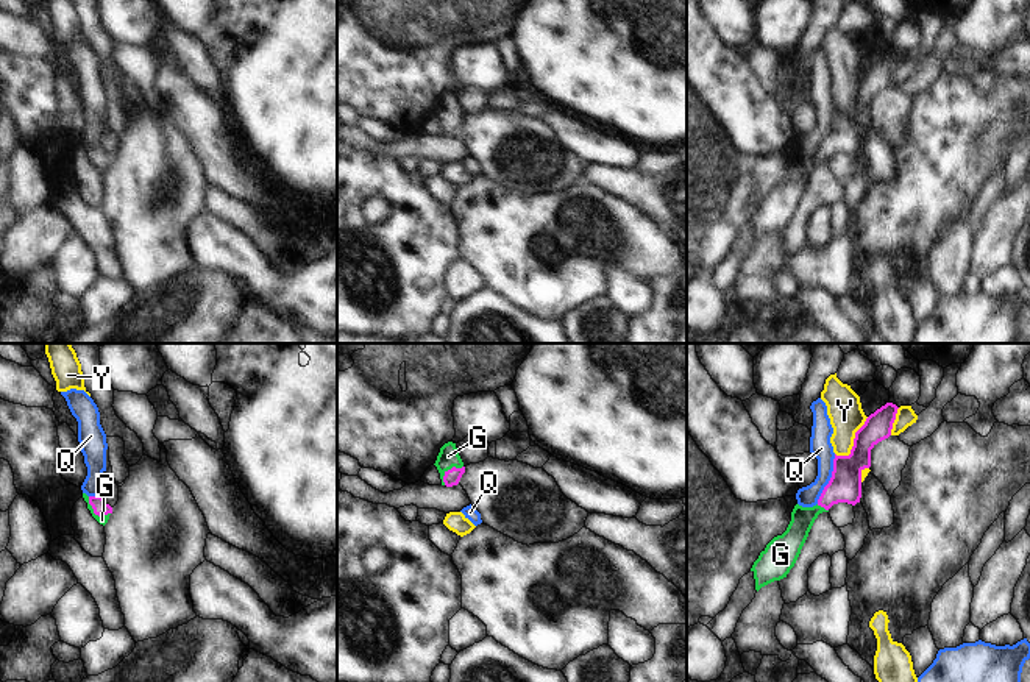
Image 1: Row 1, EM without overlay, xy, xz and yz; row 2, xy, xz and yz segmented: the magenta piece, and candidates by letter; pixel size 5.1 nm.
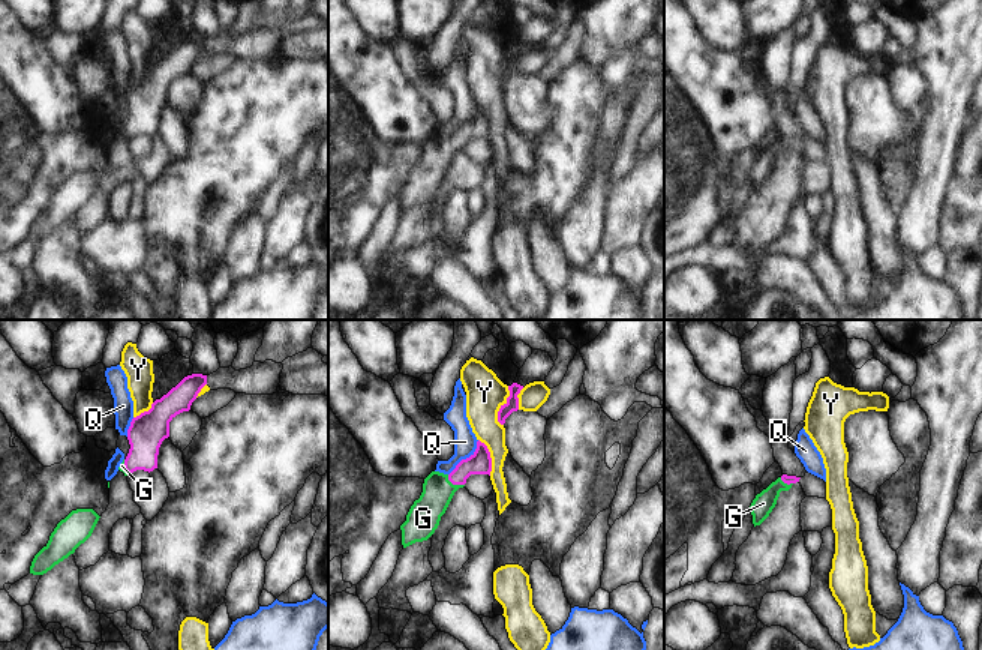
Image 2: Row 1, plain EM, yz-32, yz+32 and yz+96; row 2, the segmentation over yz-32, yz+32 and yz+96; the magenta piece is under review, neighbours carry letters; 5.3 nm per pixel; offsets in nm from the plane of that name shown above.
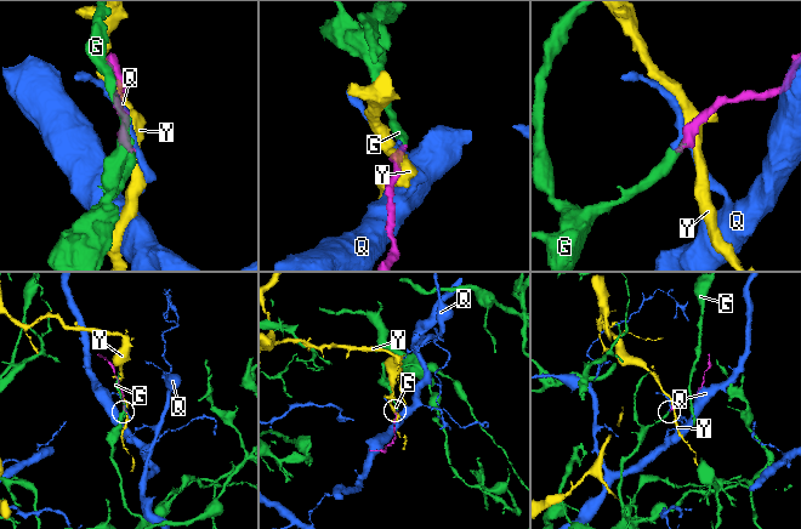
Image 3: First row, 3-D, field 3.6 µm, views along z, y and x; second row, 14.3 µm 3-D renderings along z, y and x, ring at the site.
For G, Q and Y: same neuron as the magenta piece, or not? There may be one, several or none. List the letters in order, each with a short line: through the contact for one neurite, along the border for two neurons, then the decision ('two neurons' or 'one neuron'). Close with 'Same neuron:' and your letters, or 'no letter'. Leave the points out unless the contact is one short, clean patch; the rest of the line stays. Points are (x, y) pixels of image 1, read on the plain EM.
G: line xy (99, 155), (94, 163), (102, 170); one neuron
Q: line yz (835, 105), (832, 127), (816, 153); two neurons
Y: two neurons
Same neuron: G

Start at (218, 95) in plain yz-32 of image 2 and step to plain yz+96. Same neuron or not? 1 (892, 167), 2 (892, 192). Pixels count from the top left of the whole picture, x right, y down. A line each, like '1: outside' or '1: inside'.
1: inside
2: inside

